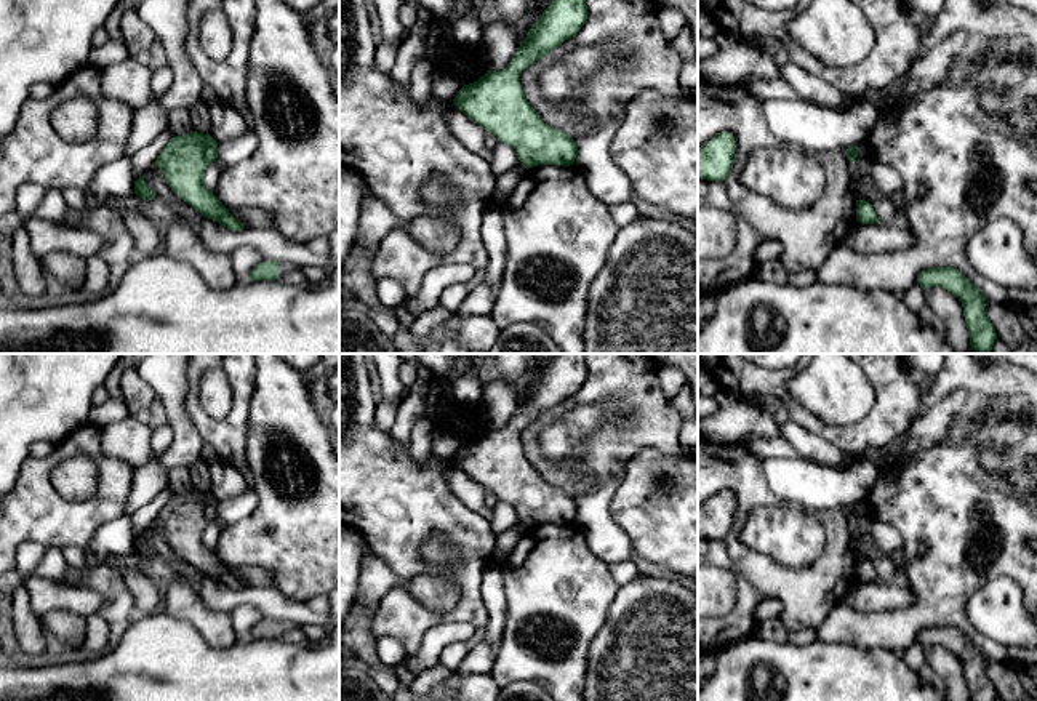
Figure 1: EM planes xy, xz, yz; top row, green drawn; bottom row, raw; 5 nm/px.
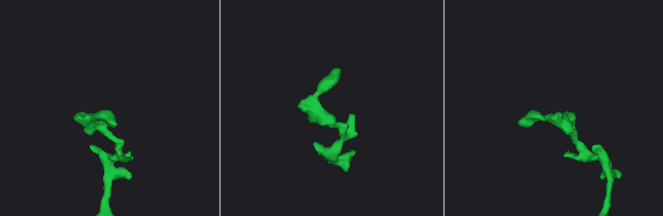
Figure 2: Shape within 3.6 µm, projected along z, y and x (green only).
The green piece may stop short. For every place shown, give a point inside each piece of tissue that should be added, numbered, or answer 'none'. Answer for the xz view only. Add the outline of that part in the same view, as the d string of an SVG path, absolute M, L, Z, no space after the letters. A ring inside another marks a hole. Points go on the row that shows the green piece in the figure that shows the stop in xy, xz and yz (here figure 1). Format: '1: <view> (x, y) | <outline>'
none

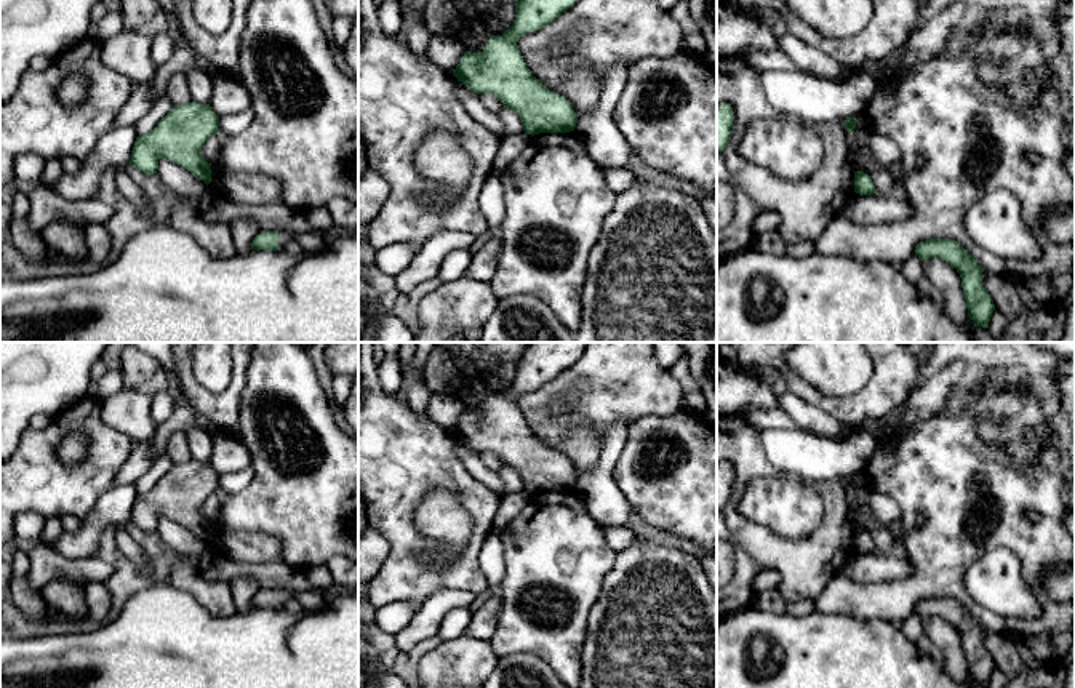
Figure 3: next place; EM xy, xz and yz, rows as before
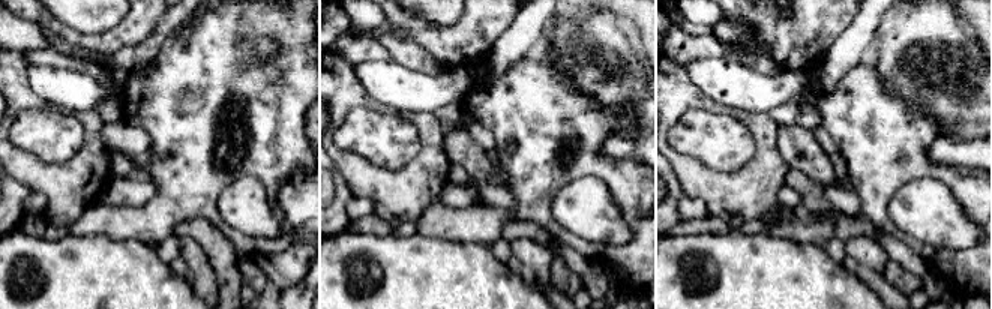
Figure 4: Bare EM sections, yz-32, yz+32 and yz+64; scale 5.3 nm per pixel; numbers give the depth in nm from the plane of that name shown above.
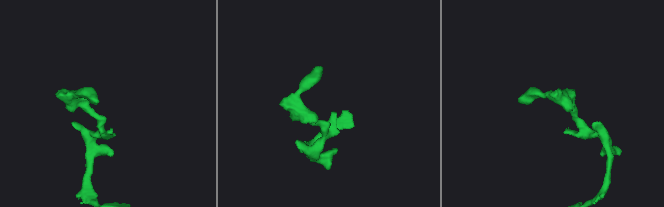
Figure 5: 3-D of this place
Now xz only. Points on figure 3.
none

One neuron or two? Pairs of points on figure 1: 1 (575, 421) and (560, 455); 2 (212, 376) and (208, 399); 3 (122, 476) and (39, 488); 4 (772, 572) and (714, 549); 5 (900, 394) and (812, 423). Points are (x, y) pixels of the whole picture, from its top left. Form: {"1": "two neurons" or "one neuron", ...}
{"1": "one neuron", "2": "one neuron", "3": "one neuron", "4": "two neurons", "5": "one neuron"}

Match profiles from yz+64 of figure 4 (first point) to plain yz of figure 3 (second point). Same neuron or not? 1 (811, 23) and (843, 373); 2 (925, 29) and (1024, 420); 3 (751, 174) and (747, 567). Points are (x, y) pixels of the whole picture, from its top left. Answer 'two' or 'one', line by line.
1: two
2: one
3: two

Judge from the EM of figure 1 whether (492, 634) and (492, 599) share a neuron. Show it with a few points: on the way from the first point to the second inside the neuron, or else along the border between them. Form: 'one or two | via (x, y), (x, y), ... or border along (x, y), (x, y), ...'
one | via (495, 626), (495, 607)

